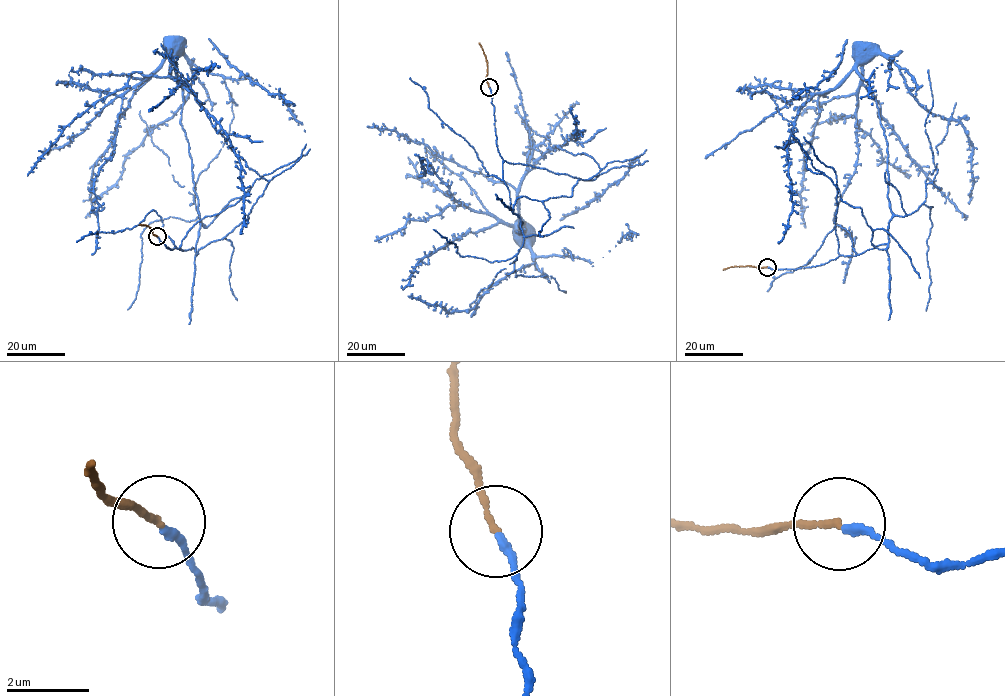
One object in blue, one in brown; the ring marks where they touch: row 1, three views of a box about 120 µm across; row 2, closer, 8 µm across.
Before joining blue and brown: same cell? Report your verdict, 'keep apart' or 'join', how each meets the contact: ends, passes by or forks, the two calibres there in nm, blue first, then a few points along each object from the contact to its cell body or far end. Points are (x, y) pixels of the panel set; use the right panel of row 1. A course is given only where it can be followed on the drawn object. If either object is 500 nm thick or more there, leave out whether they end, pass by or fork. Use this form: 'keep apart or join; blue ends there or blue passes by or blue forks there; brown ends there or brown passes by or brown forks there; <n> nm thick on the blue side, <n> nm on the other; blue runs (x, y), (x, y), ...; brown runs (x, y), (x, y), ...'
join; blue ends there; brown ends there; 190 nm thick on the blue side, 150 nm on the other; blue runs (768, 267), (811, 267), (888, 242), (887, 141), (860, 64), (858, 153), (834, 217), (854, 240), (843, 283); brown runs (767, 267), (739, 266), (723, 270)

